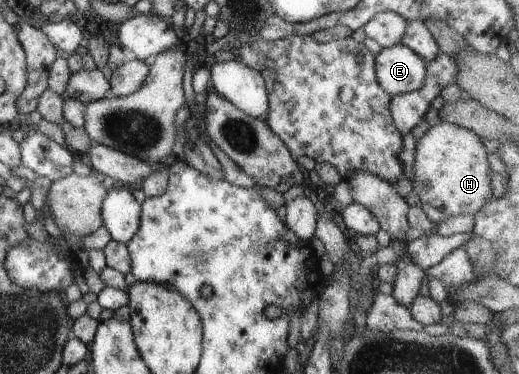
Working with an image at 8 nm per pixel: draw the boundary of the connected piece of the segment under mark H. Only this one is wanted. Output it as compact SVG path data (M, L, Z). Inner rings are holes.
M442 122L429 128L416 143L413 172L410 179L413 192L421 201L446 215L474 216L493 198L491 169L483 139L472 130L453 123Z

